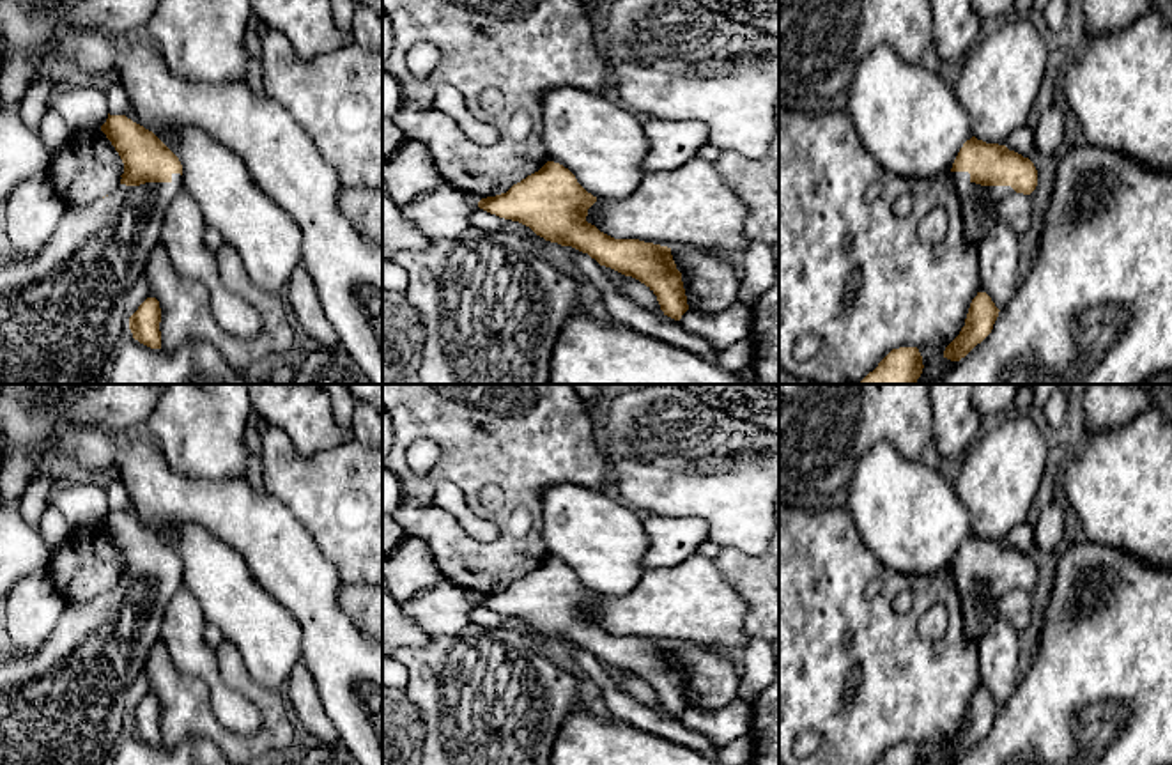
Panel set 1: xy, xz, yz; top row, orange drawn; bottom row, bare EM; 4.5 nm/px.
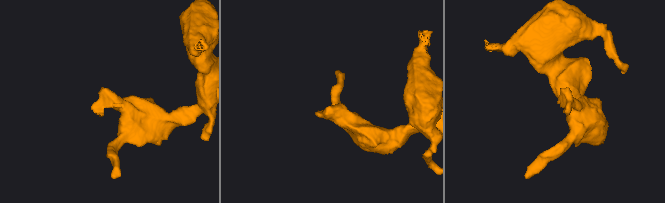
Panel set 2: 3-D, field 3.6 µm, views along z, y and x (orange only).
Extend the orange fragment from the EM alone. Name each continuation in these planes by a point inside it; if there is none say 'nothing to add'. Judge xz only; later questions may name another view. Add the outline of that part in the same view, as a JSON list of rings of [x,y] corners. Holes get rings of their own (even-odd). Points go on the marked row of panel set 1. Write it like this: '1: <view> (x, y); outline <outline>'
nothing to add

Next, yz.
1: yz (978, 204); outline [[[952,172],[960,209],[963,216],[963,236],[967,244],[977,248],[999,227],[999,204],[1016,191],[1011,186],[981,186],[970,181],[968,172]]]

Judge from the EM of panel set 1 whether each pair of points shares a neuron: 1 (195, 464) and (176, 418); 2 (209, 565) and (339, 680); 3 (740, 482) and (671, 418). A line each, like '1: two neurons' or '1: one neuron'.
1: one neuron
2: two neurons
3: one neuron

